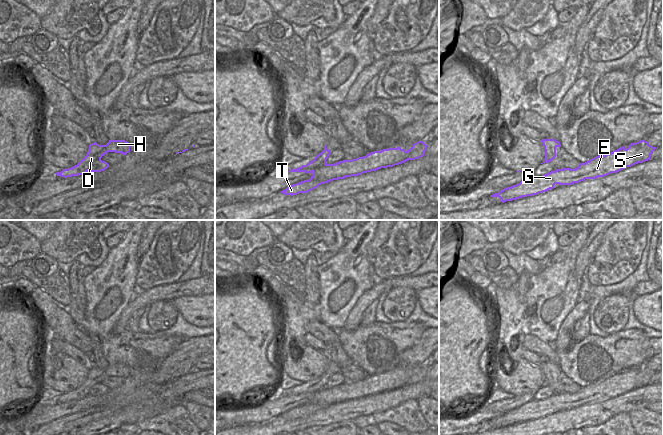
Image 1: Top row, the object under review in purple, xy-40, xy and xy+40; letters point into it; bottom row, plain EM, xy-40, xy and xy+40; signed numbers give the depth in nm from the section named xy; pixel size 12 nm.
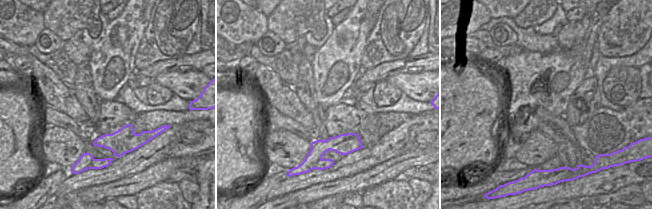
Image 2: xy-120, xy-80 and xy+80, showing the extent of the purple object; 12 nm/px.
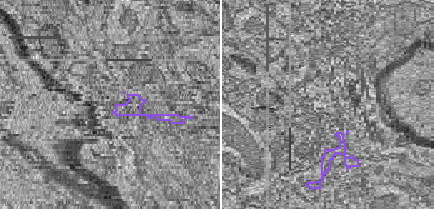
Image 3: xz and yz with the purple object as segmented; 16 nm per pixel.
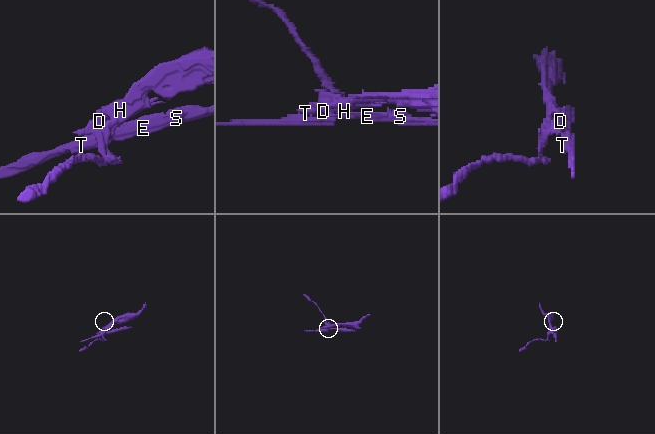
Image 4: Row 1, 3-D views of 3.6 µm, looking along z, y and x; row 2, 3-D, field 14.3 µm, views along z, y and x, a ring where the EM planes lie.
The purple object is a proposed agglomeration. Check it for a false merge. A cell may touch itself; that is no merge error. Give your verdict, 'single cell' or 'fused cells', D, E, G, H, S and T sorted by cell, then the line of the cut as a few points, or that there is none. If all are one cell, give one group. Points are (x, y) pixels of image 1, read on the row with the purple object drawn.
fused cells; groups D H / E G S T; cut xy (331, 164), (315, 168), (312, 171)

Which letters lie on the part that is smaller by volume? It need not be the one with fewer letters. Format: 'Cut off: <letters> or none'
Cut off: E, G, S, T

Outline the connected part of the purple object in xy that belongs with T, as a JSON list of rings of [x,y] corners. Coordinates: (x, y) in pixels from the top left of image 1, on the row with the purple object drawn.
[[[420,140],[414,143],[407,151],[401,147],[388,148],[371,152],[366,156],[356,159],[339,161],[335,164],[331,164],[329,167],[315,169],[309,180],[293,184],[281,191],[281,193],[291,196],[299,193],[307,194],[319,185],[333,180],[358,176],[381,168],[393,167],[408,160],[419,159],[424,156],[427,147],[428,146]]]

